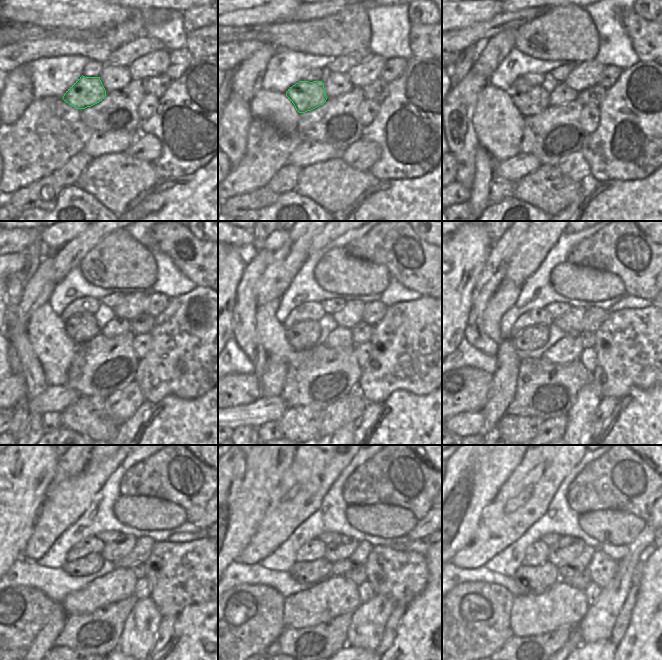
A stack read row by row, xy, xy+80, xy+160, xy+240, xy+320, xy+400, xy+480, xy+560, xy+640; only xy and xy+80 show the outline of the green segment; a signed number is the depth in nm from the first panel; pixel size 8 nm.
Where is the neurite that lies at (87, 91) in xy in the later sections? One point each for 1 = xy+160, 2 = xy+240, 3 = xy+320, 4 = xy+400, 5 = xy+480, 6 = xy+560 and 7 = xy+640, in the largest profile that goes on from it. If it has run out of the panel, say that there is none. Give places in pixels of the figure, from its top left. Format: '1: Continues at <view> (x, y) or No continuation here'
1: Continues at xy+160 (529, 101)
2: Continues at xy+240 (82, 327)
3: Continues at xy+320 (305, 334)
4: Continues at xy+400 (533, 337)
5: Continues at xy+480 (93, 562)
6: Continues at xy+560 (311, 573)
7: Continues at xy+640 (535, 580).

